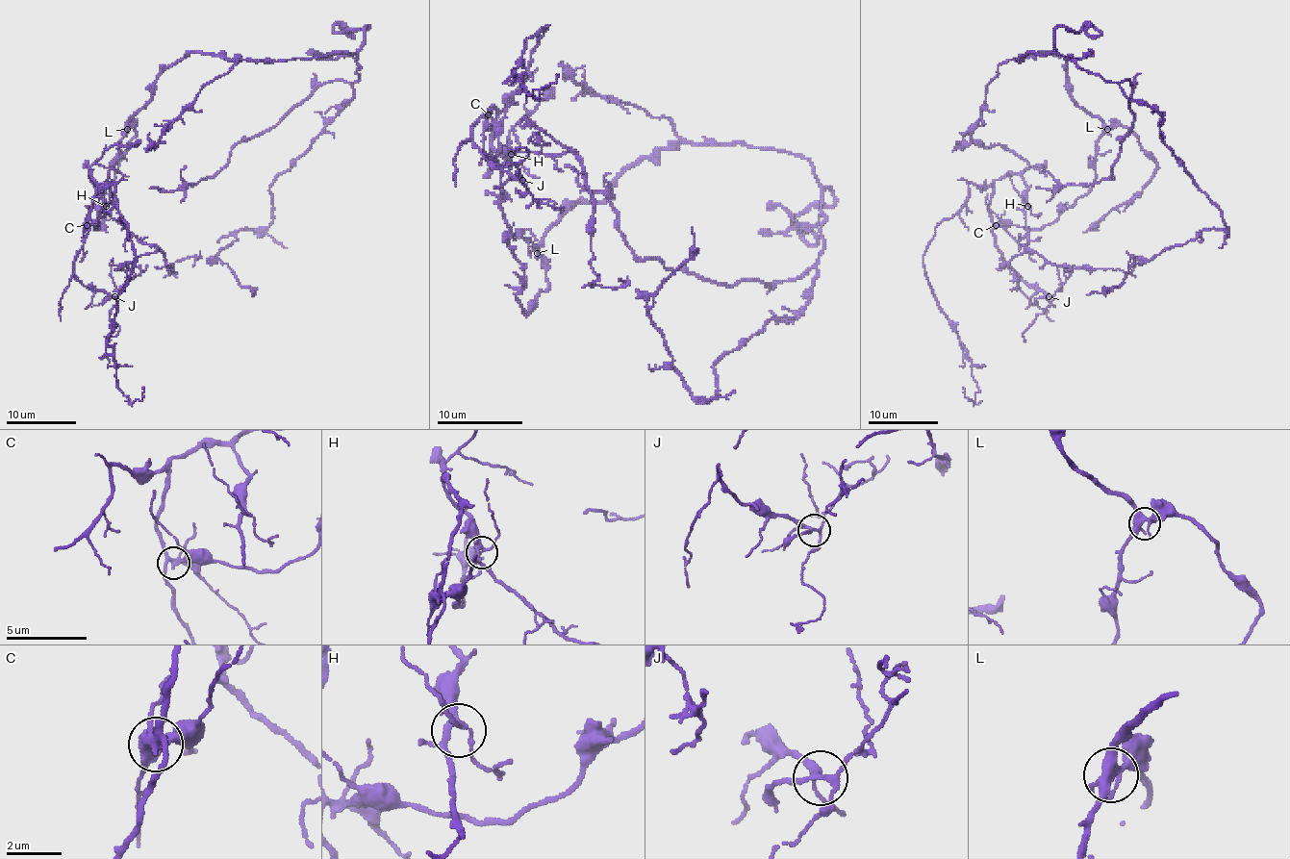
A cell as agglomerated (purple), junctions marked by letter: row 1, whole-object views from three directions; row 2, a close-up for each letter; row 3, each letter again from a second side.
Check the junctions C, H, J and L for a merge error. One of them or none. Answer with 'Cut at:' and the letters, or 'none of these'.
Cut at: none of these

